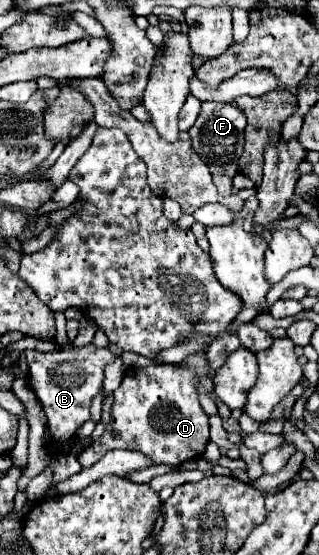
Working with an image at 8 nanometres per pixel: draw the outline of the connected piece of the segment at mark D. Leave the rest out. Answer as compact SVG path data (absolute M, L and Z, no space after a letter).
M206 349L186 357L182 363L126 371L120 387L114 391L112 423L106 427L102 437L78 455L80 465L90 467L112 449L142 451L152 459L152 463L166 463L174 467L200 457L210 439L208 415L200 407L196 387L202 383L202 377L212 377Z

